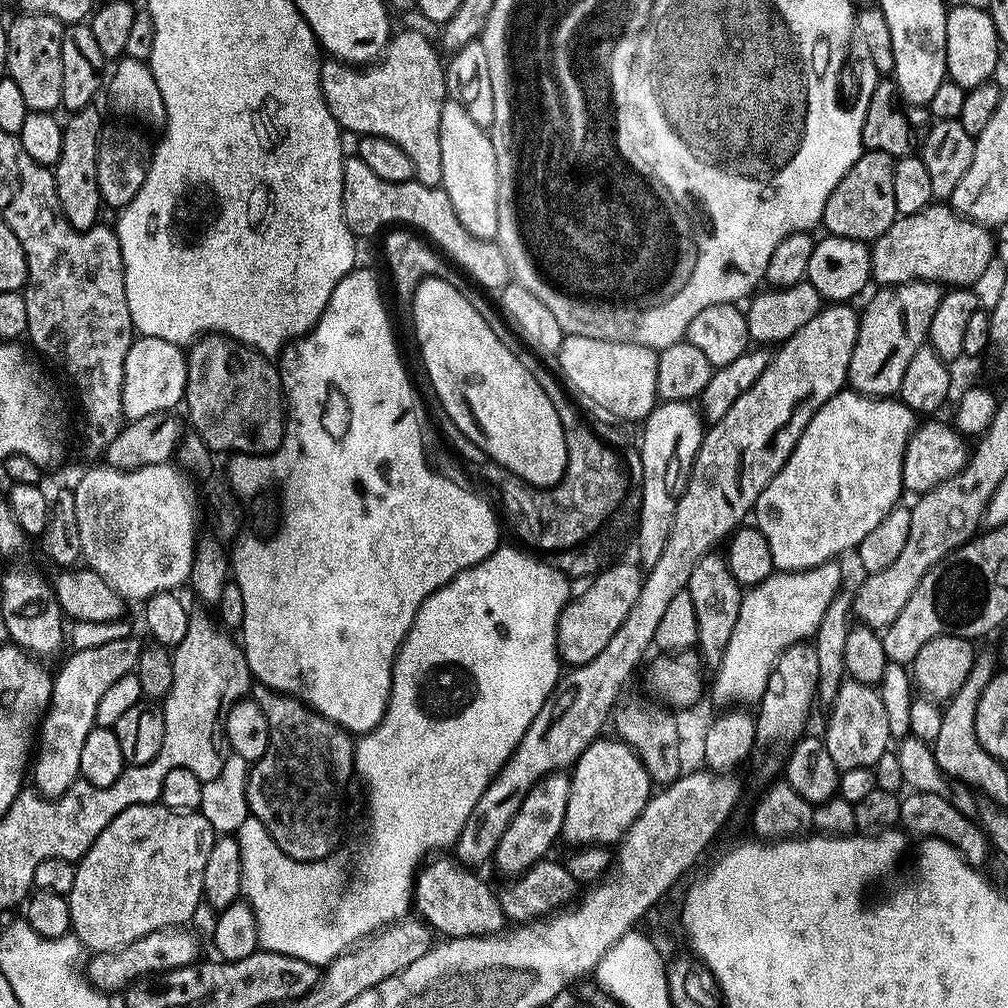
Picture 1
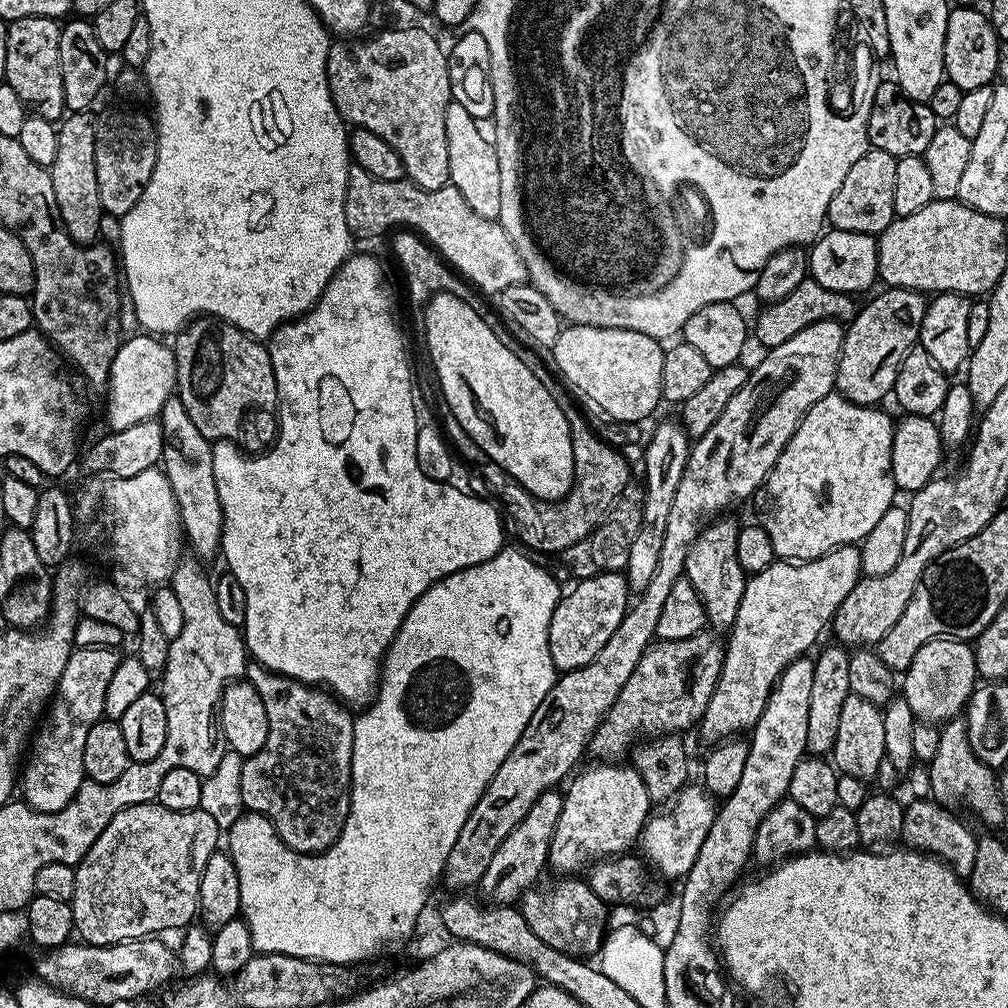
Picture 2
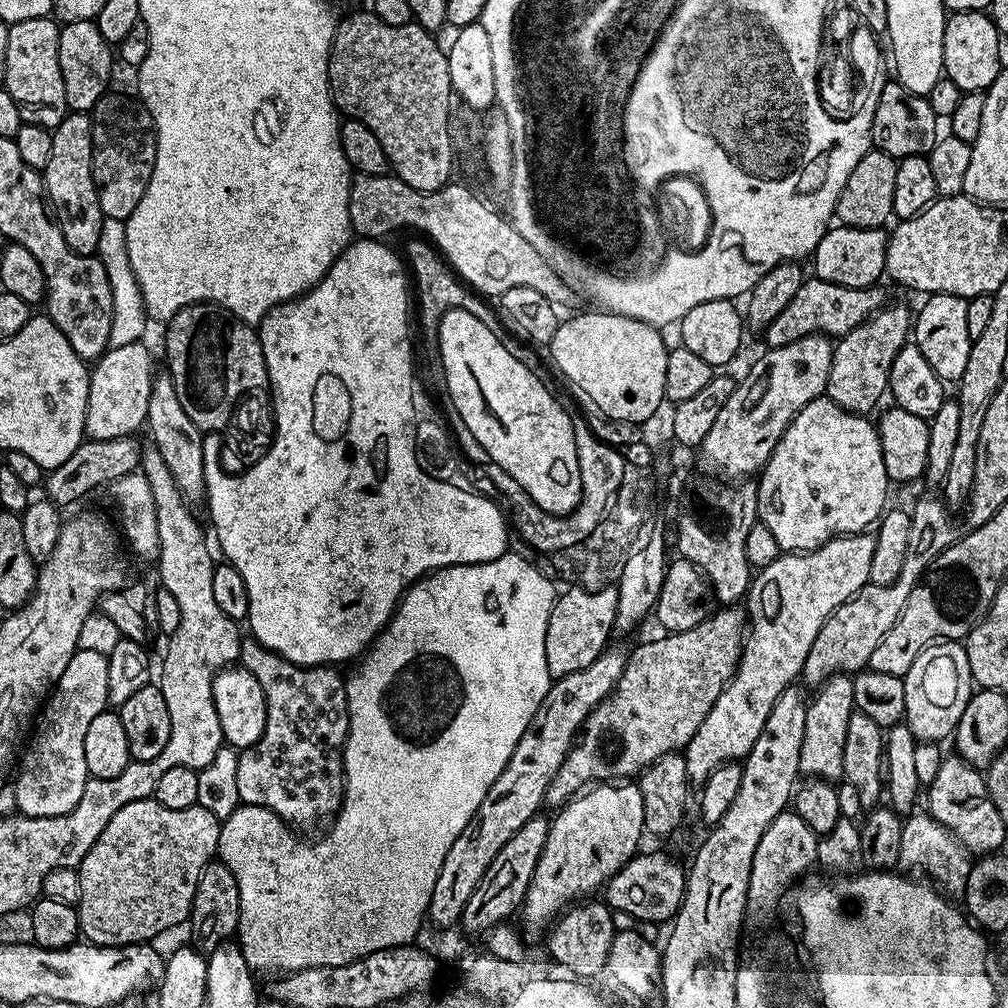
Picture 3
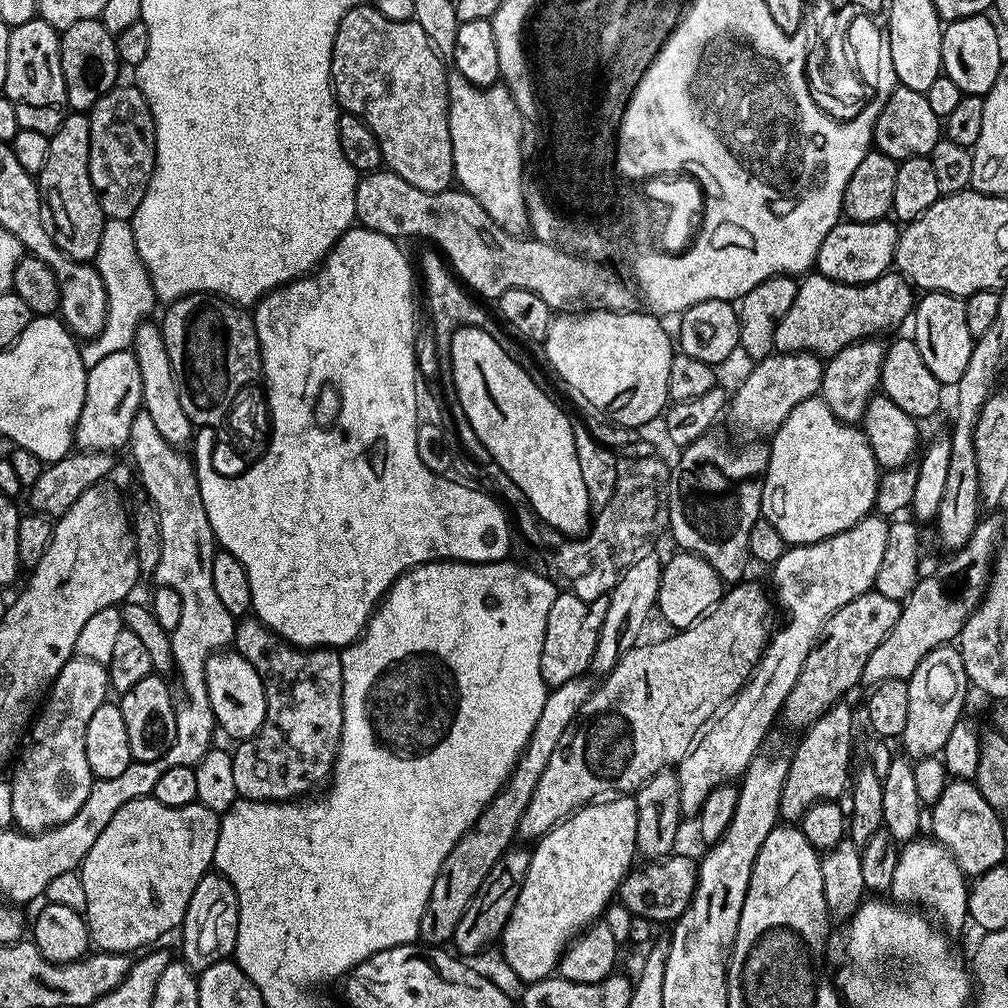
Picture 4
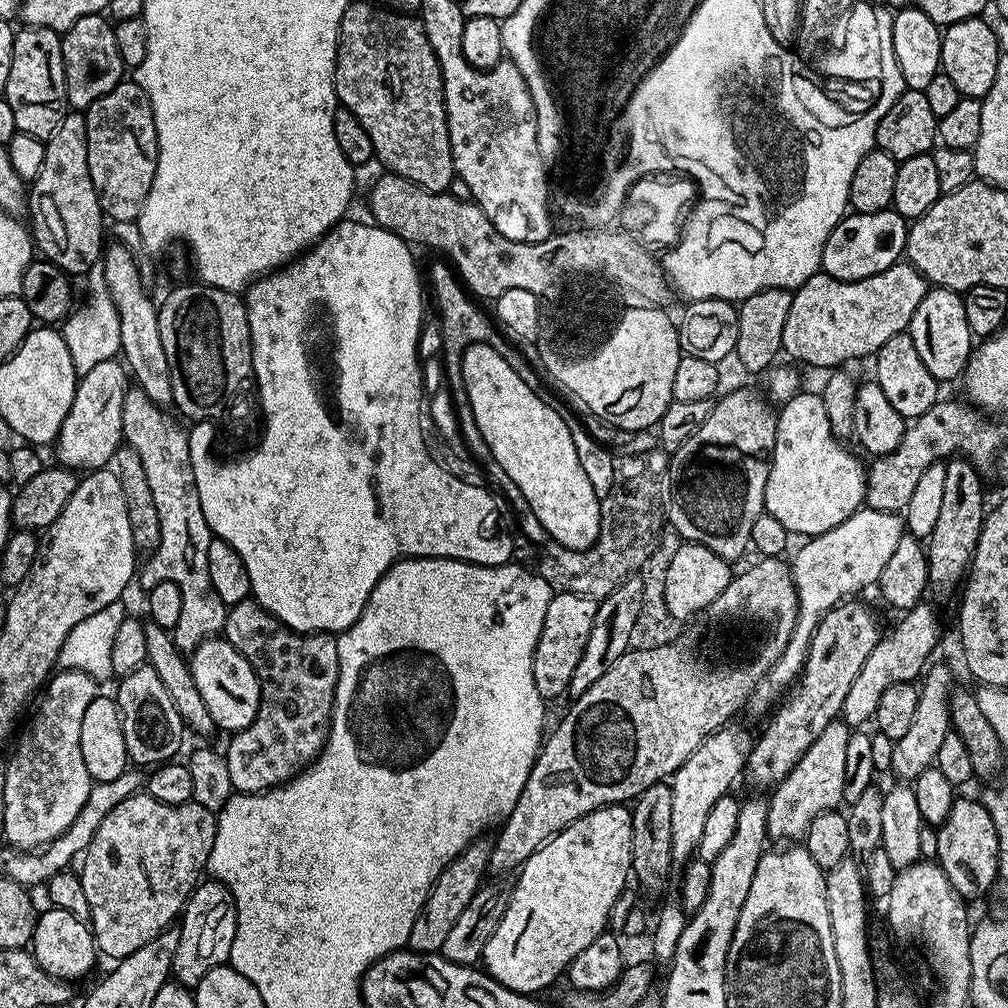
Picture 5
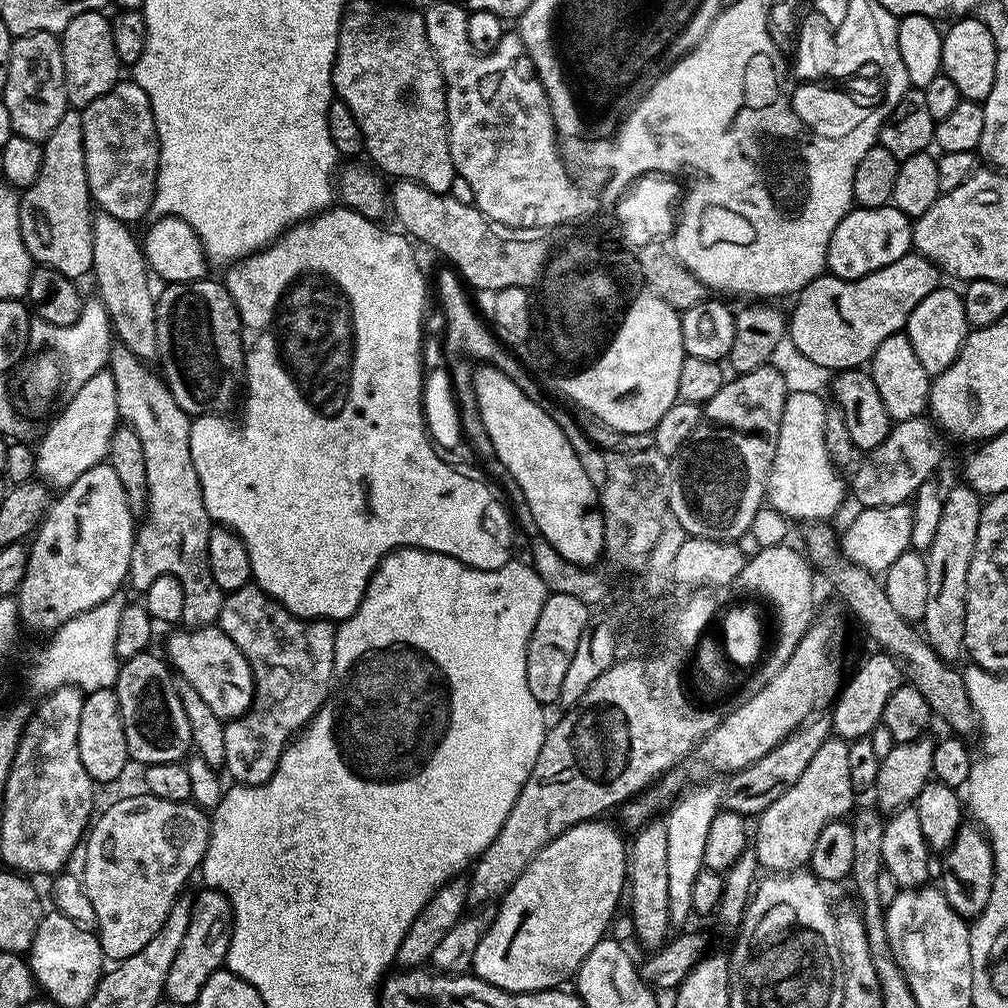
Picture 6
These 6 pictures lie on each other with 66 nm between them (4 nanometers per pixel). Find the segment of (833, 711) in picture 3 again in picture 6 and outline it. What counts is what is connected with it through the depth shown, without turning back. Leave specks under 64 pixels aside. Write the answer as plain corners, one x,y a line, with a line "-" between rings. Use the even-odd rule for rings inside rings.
839,738
822,742
818,754
814,754
806,770
802,770
802,778
760,813
755,821
754,851
761,869
768,868
764,870
772,874
803,869
814,854
814,842
821,830
853,811
852,752
848,748
851,748
849,741

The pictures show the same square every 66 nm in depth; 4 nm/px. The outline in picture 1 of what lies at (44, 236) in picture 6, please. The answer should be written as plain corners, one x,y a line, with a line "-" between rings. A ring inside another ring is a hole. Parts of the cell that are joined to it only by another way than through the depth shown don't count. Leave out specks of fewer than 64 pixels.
89,106
71,113
64,124
62,154
54,165
58,202
66,222
80,232
94,227
101,219
102,201
98,190
98,138
102,121
96,106

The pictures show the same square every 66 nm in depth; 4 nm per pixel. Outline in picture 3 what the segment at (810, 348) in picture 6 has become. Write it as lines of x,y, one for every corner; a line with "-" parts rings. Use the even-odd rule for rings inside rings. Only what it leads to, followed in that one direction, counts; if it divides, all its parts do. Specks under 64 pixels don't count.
808,278
805,279
802,286
798,286
798,294
794,294
794,298
790,298
786,310
782,310
782,314
778,314
778,318
774,318
774,322
770,322
770,326
764,329
762,336
763,339
768,339
768,342
766,342
768,348
790,346
790,342
798,342
798,338
806,338
817,334
829,338
839,338
850,330
854,330
854,326
866,322
874,313
885,307
885,304
886,299
884,300
884,292
880,289
880,286
847,288
846,286
831,284
819,278

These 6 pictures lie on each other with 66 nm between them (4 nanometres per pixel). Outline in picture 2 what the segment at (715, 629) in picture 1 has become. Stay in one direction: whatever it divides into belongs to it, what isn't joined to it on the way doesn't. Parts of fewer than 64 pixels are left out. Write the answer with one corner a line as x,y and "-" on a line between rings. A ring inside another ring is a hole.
728,518
713,519
698,534
686,556
684,576
694,586
694,590
698,590
698,598
702,598
705,621
713,629
728,630
734,618
738,618
738,606
742,606
746,574
738,562
738,534
741,525
724,519

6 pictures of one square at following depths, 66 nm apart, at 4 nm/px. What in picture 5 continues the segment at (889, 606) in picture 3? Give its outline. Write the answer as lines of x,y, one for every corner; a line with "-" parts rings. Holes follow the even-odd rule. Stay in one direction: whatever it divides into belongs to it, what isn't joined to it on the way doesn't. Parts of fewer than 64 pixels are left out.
849,598
831,608
820,620
808,647
804,668
794,684
796,693
775,709
776,717
761,734
760,741
758,738
753,743
752,753
744,764
742,780
750,787
757,788
760,791
757,793
775,790
786,774
798,766
798,758
810,750
818,734
822,734
822,730
826,730
826,726
840,716
842,702
846,702
846,694
854,678
858,678
858,670
862,670
866,657
873,652
874,646
878,646
882,627
876,621
875,614
858,601

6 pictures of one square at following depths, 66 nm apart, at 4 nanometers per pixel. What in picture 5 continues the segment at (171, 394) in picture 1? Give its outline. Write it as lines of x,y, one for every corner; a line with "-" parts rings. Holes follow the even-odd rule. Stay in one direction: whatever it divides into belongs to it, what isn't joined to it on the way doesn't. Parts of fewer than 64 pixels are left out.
119,359
98,362
77,379
74,402
60,435
54,441
56,456
61,465
73,470
100,470
111,465
115,452
122,445
122,406
130,387
130,373

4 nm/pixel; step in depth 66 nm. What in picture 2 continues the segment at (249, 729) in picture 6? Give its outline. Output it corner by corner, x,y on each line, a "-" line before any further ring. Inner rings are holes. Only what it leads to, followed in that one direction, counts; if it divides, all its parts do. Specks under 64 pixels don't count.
252,662
246,669
246,680
258,690
262,706
266,706
268,733
266,746
258,754
247,757
241,766
241,798
243,807
257,812
272,823
274,830
290,850
317,856
338,842
342,826
350,810
352,790
352,751
354,750
354,716
331,691
320,686
291,680

